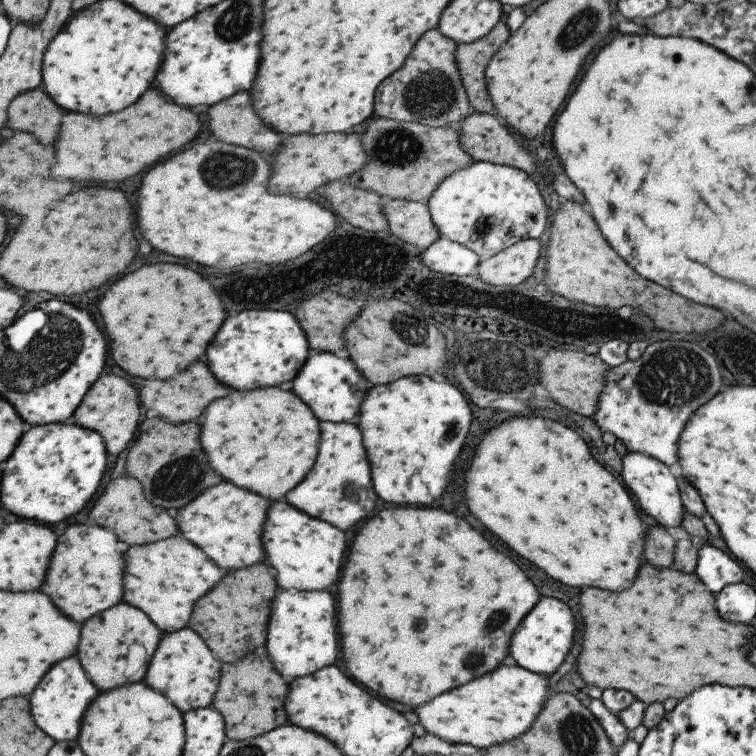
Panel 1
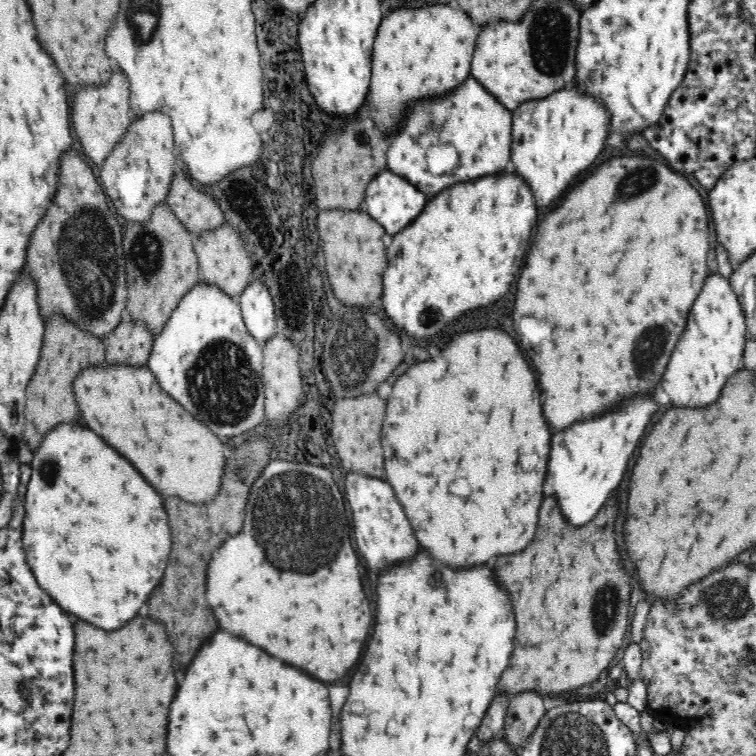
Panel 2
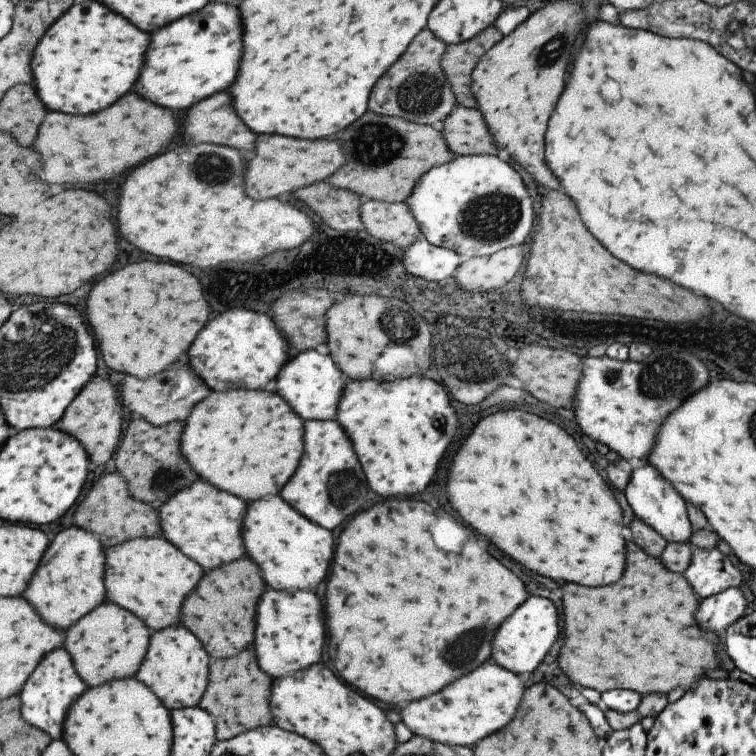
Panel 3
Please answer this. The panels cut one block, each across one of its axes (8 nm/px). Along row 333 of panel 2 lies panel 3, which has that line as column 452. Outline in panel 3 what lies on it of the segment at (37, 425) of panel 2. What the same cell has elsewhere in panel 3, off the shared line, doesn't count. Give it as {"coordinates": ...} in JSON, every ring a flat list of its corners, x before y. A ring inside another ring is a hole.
{"coordinates":[[491,24,469,40,445,46,439,64,441,64,441,70,445,74,445,80,449,82,449,88,453,92,457,105,475,109,475,100,471,96,471,87,469,86,471,70,477,64,477,60,493,44,501,40,501,37,501,34]]}

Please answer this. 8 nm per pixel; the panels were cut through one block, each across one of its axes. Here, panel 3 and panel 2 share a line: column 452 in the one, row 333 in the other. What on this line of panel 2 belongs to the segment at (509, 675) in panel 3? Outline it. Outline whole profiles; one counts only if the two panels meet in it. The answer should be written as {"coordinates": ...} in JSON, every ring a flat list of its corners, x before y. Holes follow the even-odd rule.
{"coordinates":[[717,271,708,276,703,286,696,304,690,308,688,324,684,326,670,364,662,376,662,390,670,396,674,406,704,408,712,404,720,396,720,390,728,378,740,368,745,352,745,314,729,278]]}

